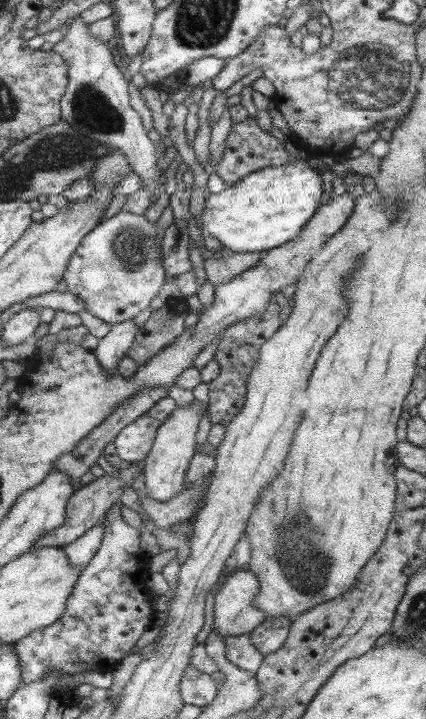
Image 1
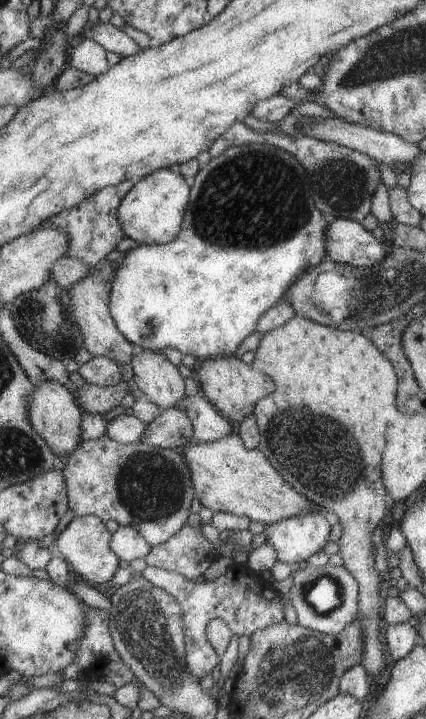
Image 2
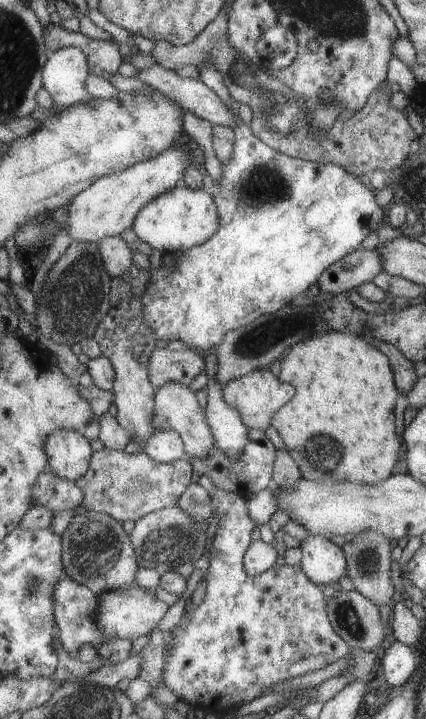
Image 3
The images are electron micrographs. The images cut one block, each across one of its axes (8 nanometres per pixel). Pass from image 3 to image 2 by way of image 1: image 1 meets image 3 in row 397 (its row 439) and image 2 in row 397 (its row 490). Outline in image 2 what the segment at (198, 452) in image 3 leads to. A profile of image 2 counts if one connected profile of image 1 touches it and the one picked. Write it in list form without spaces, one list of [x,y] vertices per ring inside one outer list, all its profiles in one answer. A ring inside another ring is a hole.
[[[143,350],[131,358],[133,382],[159,408],[175,407],[183,398],[183,380],[177,368],[159,351]]]

